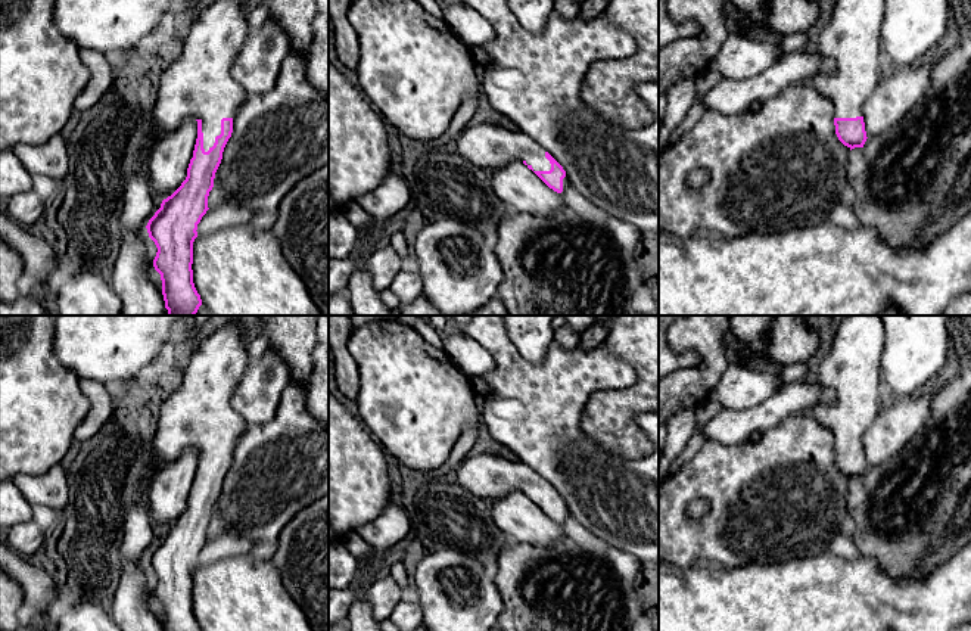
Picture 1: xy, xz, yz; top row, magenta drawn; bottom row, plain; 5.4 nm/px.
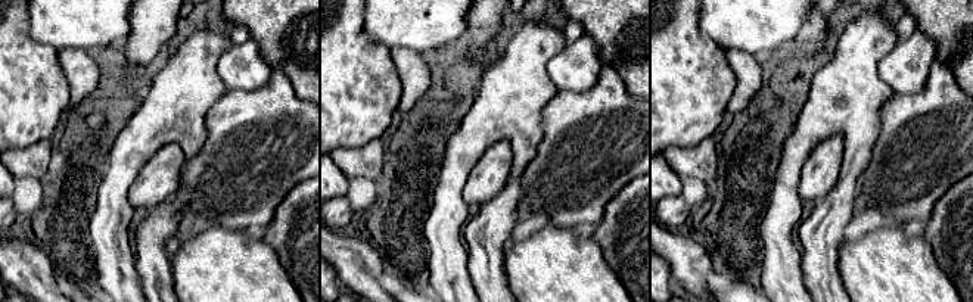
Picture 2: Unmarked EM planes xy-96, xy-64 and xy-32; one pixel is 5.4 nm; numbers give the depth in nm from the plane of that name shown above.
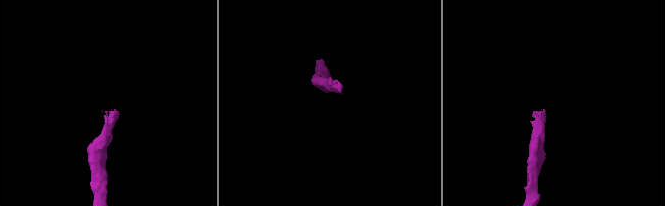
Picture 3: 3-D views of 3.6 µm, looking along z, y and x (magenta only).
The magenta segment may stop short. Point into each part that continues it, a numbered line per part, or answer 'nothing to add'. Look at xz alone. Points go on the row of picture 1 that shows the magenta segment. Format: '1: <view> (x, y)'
1: xz (489, 146)

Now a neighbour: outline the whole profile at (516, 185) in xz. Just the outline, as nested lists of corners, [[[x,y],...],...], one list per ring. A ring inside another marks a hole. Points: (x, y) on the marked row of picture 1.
[[[514,161],[492,170],[492,172],[494,193],[514,212],[550,217],[566,206],[563,195],[550,189],[523,162]]]

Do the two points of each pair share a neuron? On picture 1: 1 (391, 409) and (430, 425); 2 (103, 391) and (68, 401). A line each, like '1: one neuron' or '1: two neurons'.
1: one neuron
2: two neurons

